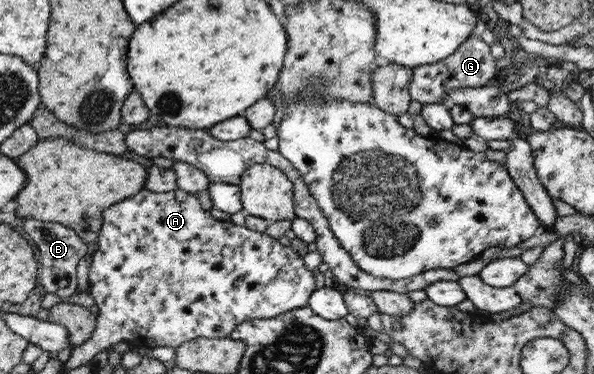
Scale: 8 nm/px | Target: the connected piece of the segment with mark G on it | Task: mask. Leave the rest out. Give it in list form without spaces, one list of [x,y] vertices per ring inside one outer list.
[[[478,31],[470,34],[459,48],[436,63],[418,65],[411,69],[412,78],[409,84],[409,96],[421,105],[442,102],[447,91],[461,87],[483,87],[496,73],[494,58],[490,56],[489,46],[478,36]]]

